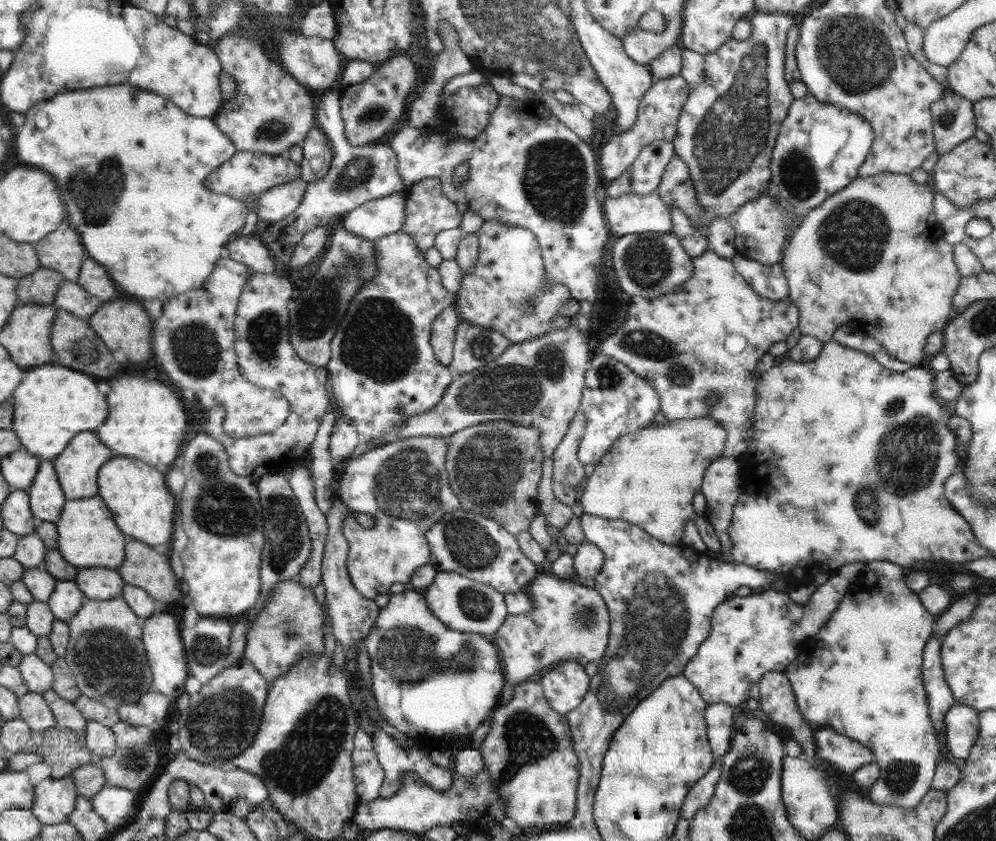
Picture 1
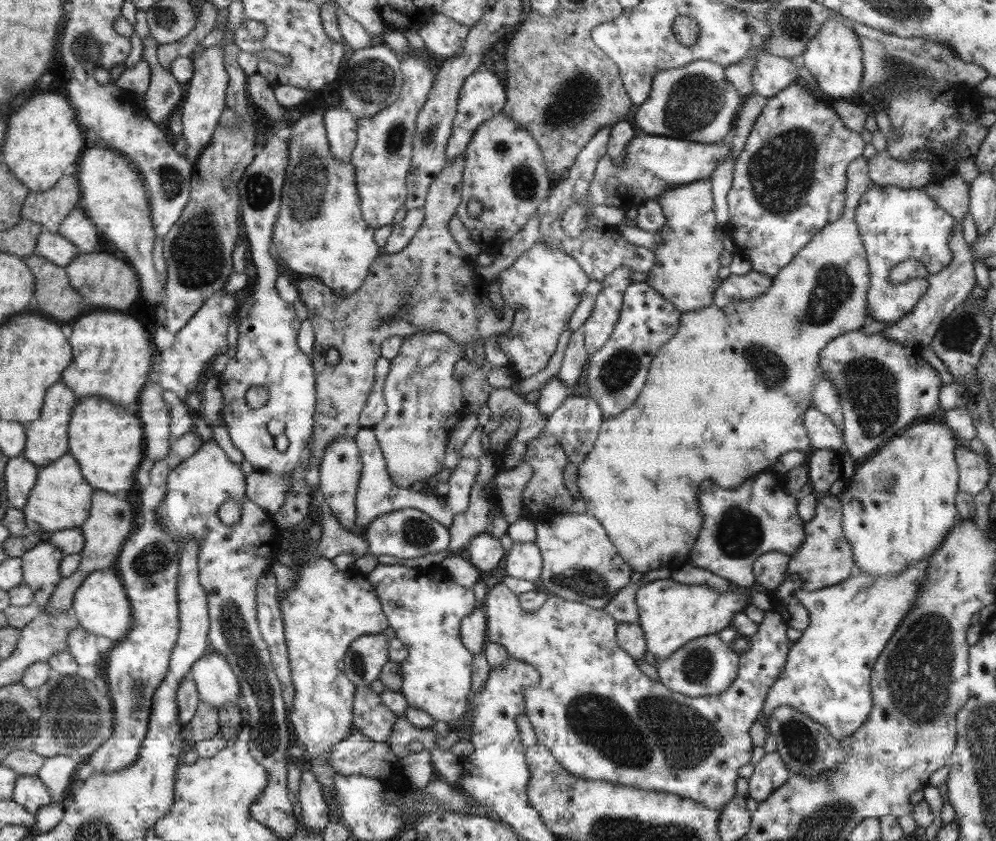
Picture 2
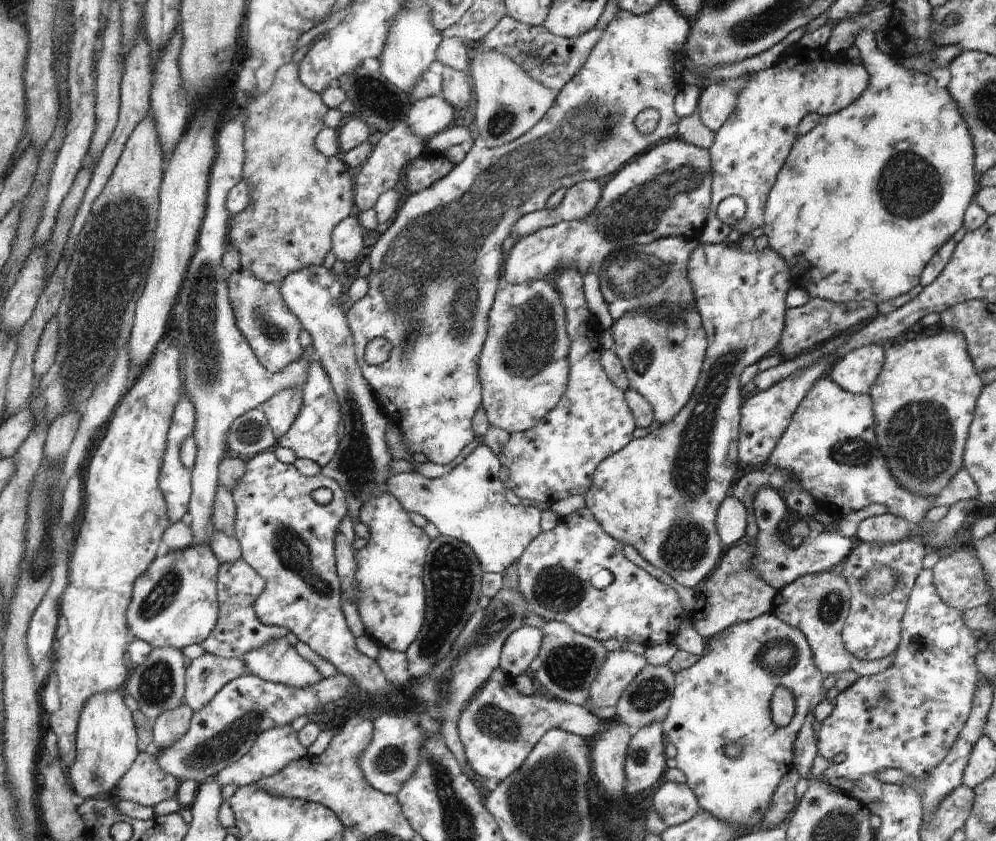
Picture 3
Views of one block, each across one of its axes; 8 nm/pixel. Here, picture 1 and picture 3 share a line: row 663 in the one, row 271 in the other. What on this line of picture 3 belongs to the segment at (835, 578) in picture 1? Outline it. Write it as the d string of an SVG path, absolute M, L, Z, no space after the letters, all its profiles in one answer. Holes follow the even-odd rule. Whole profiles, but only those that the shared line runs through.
M726 242L717 244L700 243L690 256L687 274L688 279L692 282L692 289L695 293L695 310L701 317L702 327L705 331L708 344L703 361L702 373L700 374L698 384L696 384L696 389L692 392L692 396L690 396L690 400L688 400L684 409L672 421L656 428L654 432L650 432L650 434L644 436L644 438L633 438L633 440L627 446L624 446L624 448L618 453L606 458L598 468L596 468L596 471L592 476L592 485L583 495L583 498L585 501L585 507L588 507L593 512L597 522L606 533L611 537L618 538L622 544L627 543L628 545L633 546L644 561L665 571L676 580L676 582L679 582L688 588L695 588L714 571L714 568L716 568L722 557L723 544L719 540L719 535L715 528L715 519L717 518L717 511L722 502L726 497L730 496L732 483L734 483L734 478L736 478L737 475L739 423L741 420L742 395L744 394L740 385L739 377L744 371L744 368L751 366L776 352L775 347L778 345L781 333L784 331L785 313L787 310L787 307L785 306L785 297L792 286L792 276L791 269L788 267L787 262L784 261L784 258L779 256L770 246L762 251L756 251L754 249L752 252L746 254L744 250L741 250L739 243L729 244ZM678 506L684 508L684 514L682 516L677 516L676 508L678 508Z

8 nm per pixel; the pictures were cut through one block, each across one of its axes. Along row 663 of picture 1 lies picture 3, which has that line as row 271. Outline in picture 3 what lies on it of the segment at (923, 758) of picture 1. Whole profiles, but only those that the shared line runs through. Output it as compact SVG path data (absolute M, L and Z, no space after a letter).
M861 29L856 34L856 40L854 40L854 45L860 51L860 56L862 57L861 63L864 66L864 69L867 71L869 82L868 87L865 89L865 92L853 103L850 104L847 108L844 108L838 113L833 113L832 115L826 115L822 118L822 122L818 124L817 128L814 128L811 132L808 132L806 135L798 135L793 145L792 151L788 154L787 160L784 162L783 168L779 171L776 181L772 186L772 189L769 191L766 205L763 213L764 220L764 235L768 238L769 246L775 250L775 252L784 258L784 261L787 262L788 267L791 269L792 284L796 287L802 288L811 299L823 299L831 301L832 303L841 303L847 304L848 302L860 303L863 301L871 301L874 305L878 306L880 304L886 303L887 301L893 300L894 298L906 295L913 287L919 286L920 278L926 264L936 255L936 252L940 251L940 248L957 232L960 230L960 227L963 226L963 217L968 209L968 206L974 202L975 195L979 192L979 182L978 174L975 170L974 164L974 146L973 139L970 135L967 123L960 113L957 100L954 99L949 93L947 88L940 88L936 83L936 80L932 78L929 74L922 73L919 71L914 71L913 69L908 69L907 67L901 66L897 61L897 58L881 52L877 48L877 43L875 40L874 32L871 32L867 29Z

